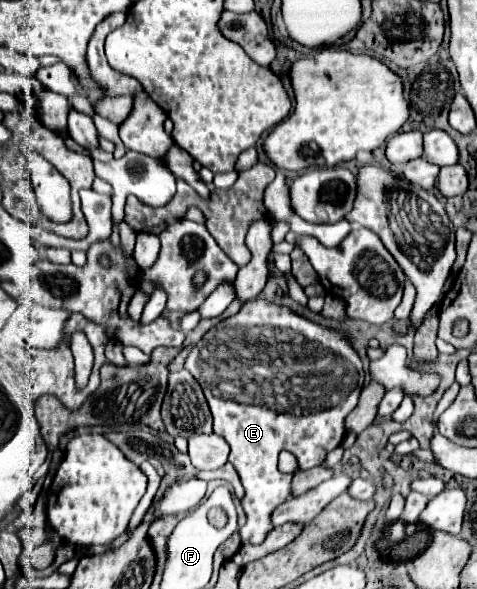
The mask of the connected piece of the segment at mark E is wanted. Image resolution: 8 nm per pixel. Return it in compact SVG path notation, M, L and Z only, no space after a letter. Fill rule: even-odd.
M253 300L245 302L235 316L229 316L217 326L213 326L201 338L201 342L191 348L185 360L185 368L201 384L213 414L213 430L219 436L223 436L231 446L229 462L235 466L241 484L245 488L245 498L241 500L241 504L247 514L247 524L239 528L241 544L261 544L265 540L265 532L273 528L269 520L273 508L289 498L291 488L289 486L291 474L281 474L277 470L279 452L287 448L297 456L301 470L307 470L319 466L325 460L327 452L331 452L341 444L345 434L343 420L355 408L363 388L365 380L363 364L357 352L345 340L345 334L317 326L307 318L293 314L285 306L277 306L267 300ZM217 344L237 344L237 346L221 350L217 348ZM305 364L339 364L339 366L335 372L319 372L305 368Z

